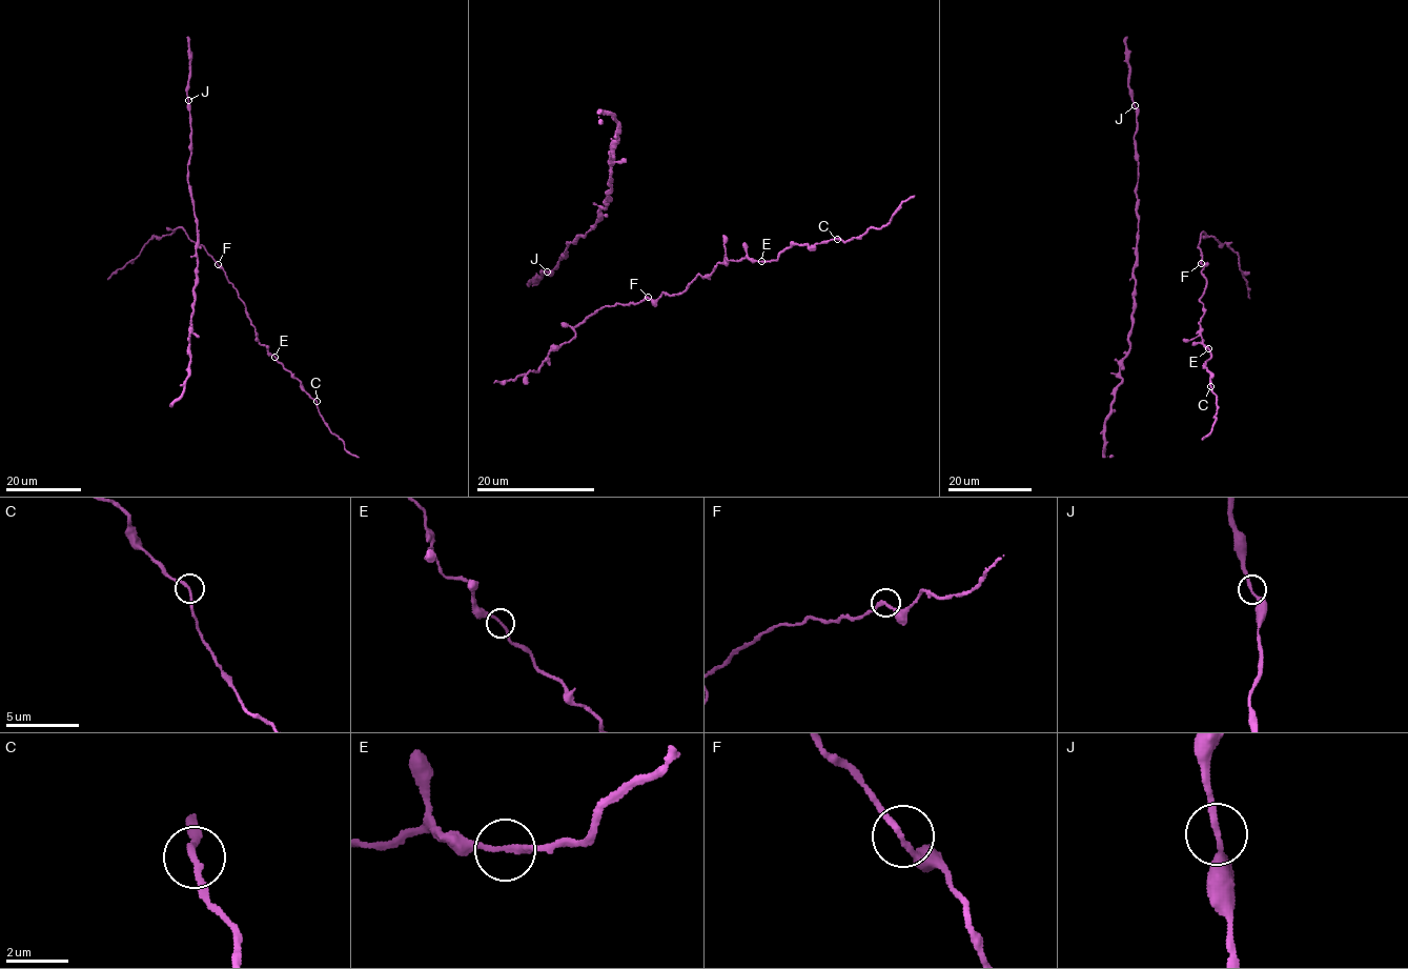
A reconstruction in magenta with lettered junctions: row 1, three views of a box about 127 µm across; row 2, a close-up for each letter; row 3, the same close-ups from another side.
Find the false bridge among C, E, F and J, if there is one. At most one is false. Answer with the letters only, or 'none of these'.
none of these

